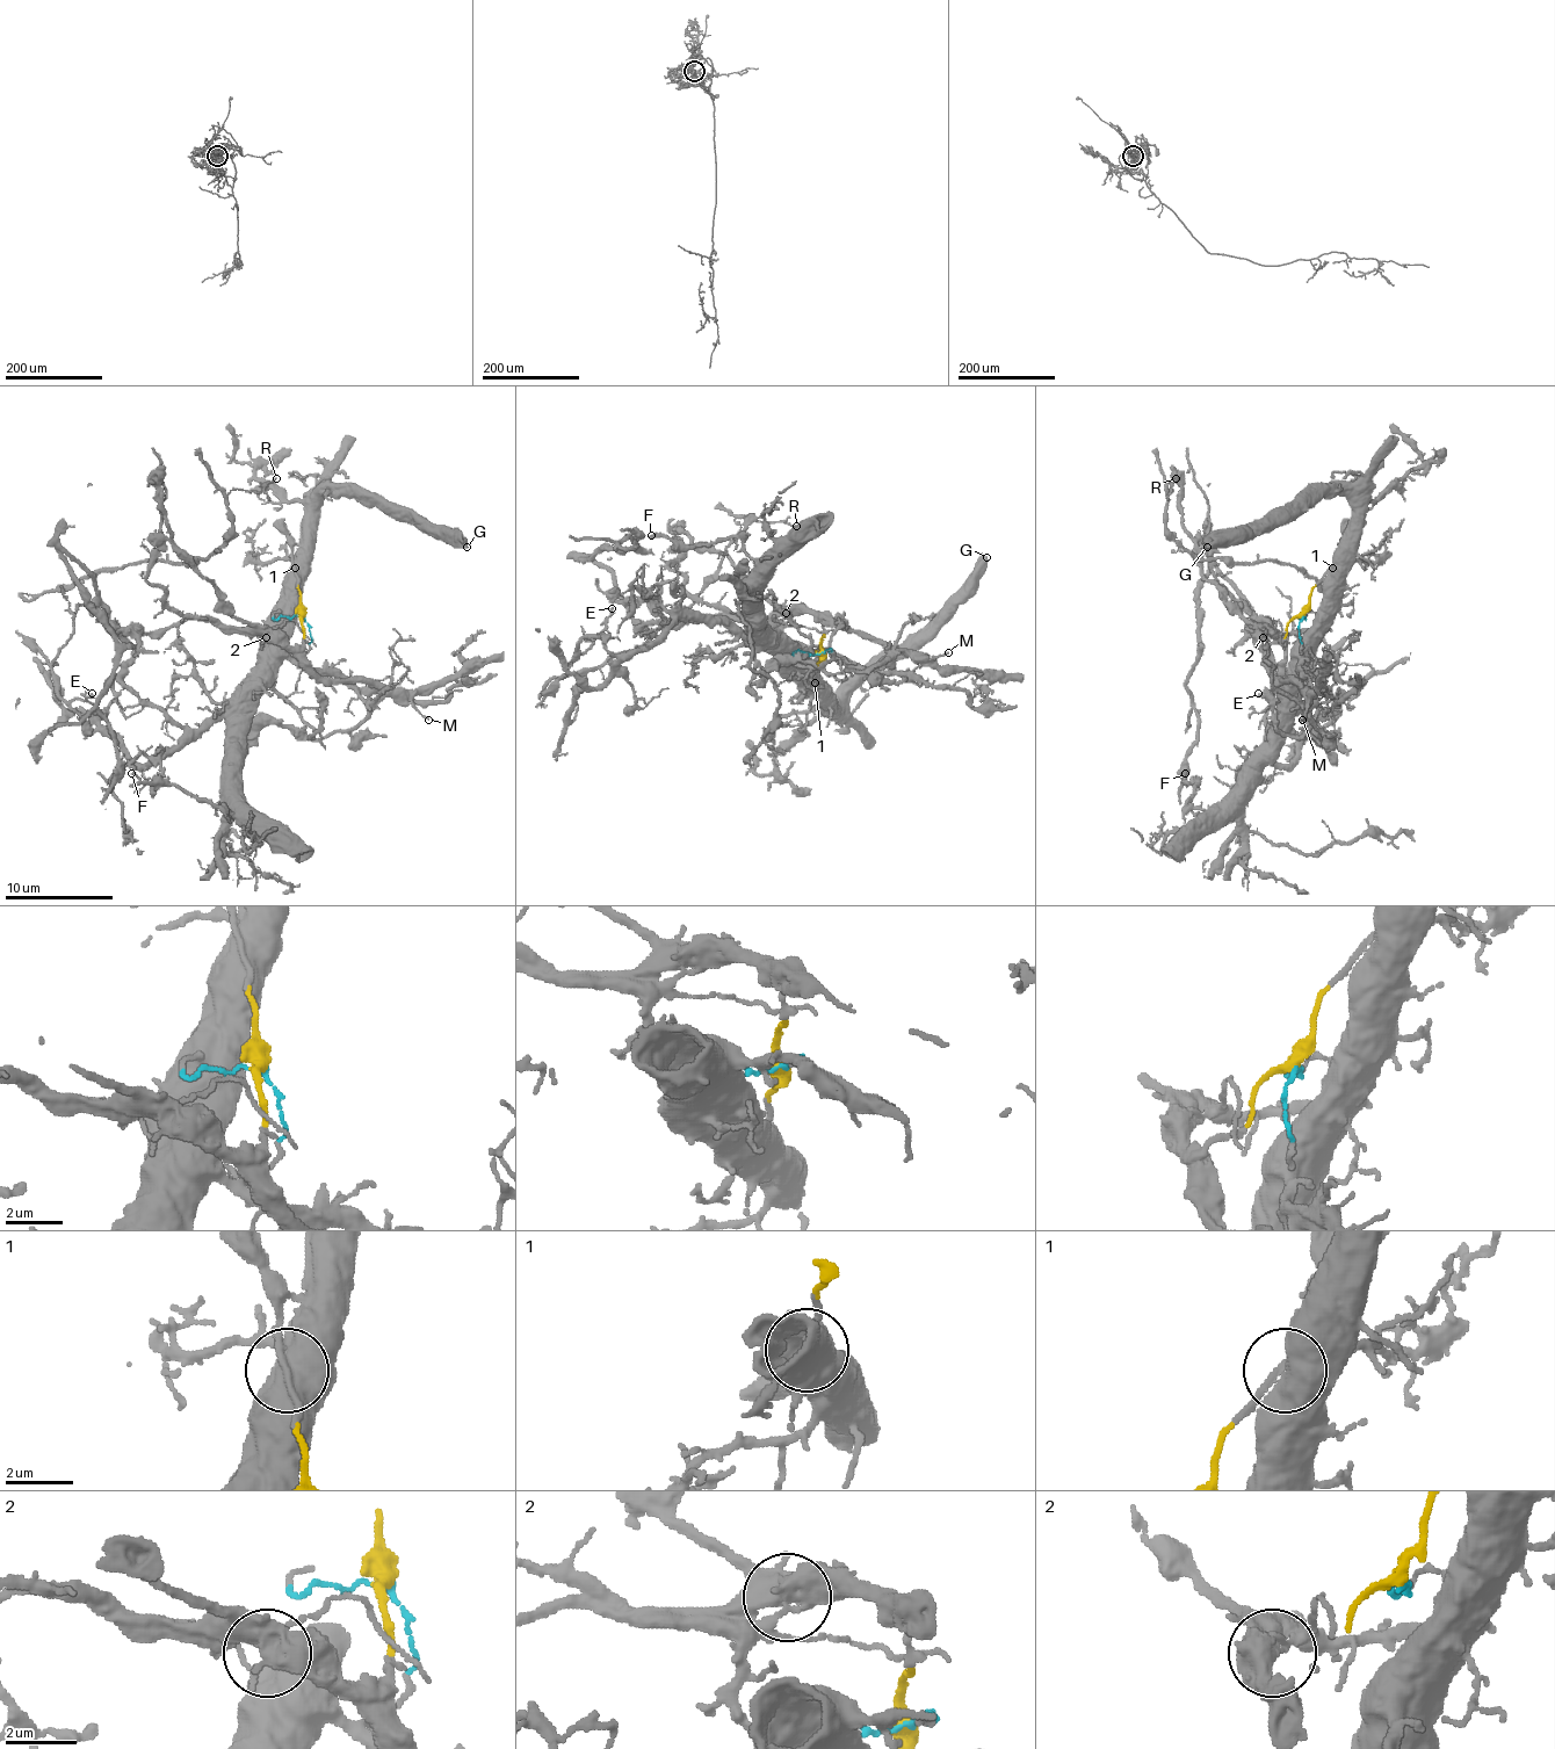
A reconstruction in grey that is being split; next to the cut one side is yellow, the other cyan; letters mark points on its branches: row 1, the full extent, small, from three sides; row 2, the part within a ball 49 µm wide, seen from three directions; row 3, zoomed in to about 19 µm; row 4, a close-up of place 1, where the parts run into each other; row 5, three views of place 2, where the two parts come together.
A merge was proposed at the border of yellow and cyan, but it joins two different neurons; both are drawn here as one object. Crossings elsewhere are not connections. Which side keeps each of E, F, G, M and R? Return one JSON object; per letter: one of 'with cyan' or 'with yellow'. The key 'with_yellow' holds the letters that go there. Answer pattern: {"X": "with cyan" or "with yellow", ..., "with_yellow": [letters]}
{"E": "with cyan", "F": "with cyan", "G": "with cyan", "M": "with yellow", "R": "with yellow", "with_yellow": ["M", "R"]}

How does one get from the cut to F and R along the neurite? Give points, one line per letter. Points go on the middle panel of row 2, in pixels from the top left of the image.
F: (822, 653), (796, 651), (796, 665), (764, 633), (753, 558), (731, 537), (674, 546), (666, 537), (650, 534)
R: (822, 653), (824, 621), (814, 613), (780, 613), (718, 550), (751, 515), (796, 526)

